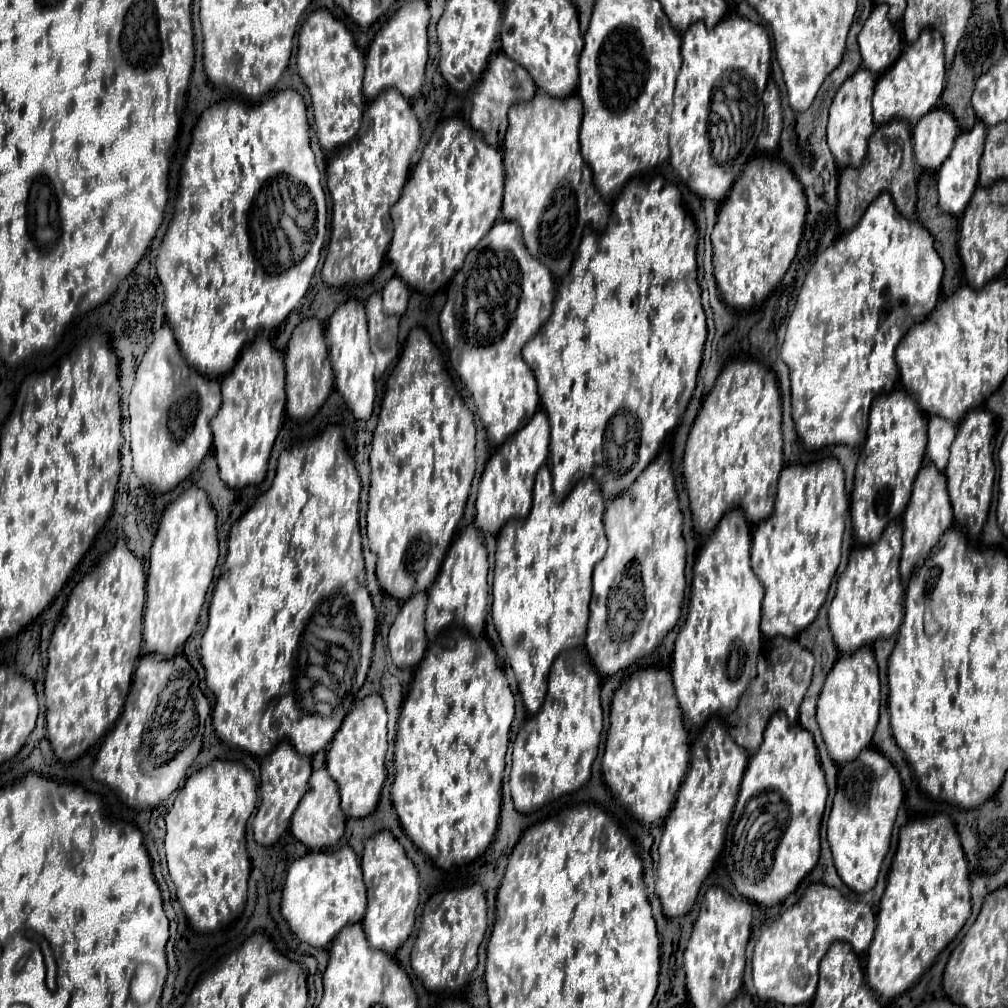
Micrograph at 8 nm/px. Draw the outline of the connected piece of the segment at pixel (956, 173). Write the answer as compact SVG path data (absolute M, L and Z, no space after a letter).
M977 122L973 130L963 132L957 136L957 142L953 146L953 154L945 160L945 166L937 172L937 188L939 188L939 208L947 214L953 216L963 216L973 192L979 186L979 160L983 156L983 146L985 146L985 134L987 126Z

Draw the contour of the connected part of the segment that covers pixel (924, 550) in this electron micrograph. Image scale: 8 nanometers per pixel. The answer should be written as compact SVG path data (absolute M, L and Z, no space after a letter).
M923 466L917 474L909 506L903 514L903 556L901 556L901 580L909 582L915 564L925 558L945 530L953 526L953 510L949 510L949 494L945 494L945 476L937 474L933 466Z

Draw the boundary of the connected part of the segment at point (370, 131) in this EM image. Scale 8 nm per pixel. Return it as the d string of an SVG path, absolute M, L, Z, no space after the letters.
M385 90L385 94L379 94L367 104L357 136L335 150L327 166L327 188L331 192L333 212L331 242L321 270L325 284L365 284L381 270L393 232L389 210L399 200L409 178L411 156L419 144L419 138L421 128L411 104L401 98L397 90Z

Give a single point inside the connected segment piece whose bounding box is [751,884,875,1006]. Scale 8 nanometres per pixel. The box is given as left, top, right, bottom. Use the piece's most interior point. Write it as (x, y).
(786, 960)

